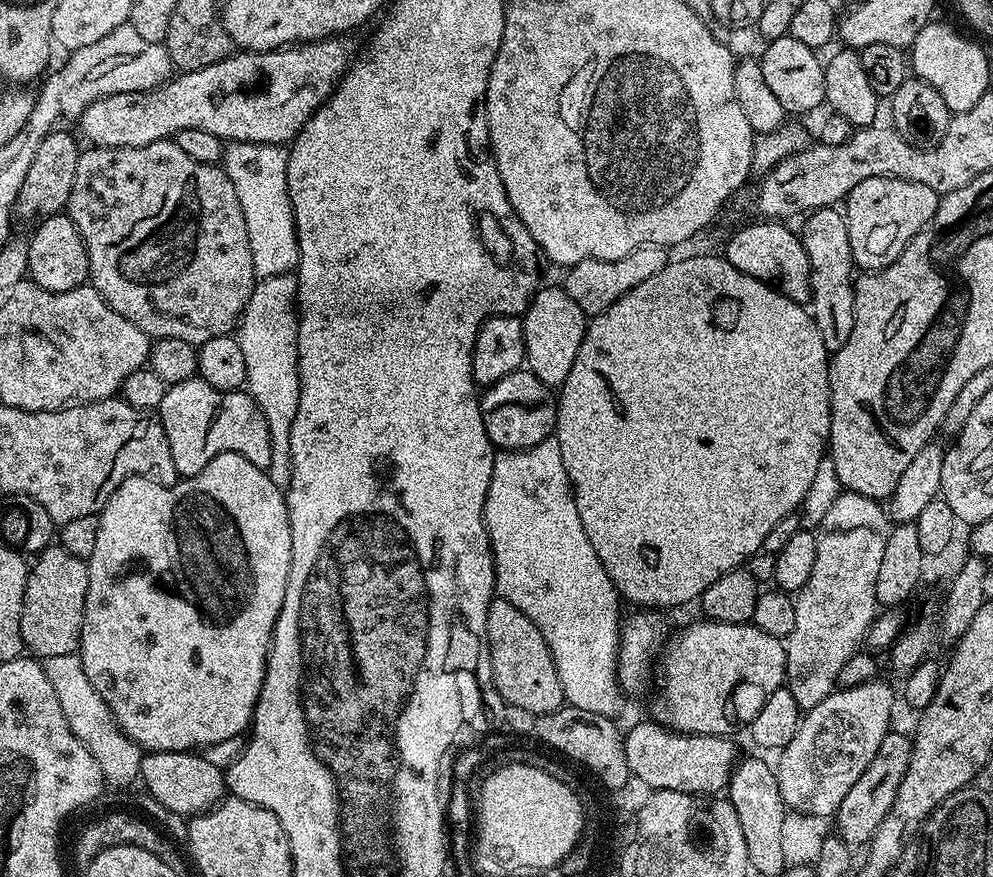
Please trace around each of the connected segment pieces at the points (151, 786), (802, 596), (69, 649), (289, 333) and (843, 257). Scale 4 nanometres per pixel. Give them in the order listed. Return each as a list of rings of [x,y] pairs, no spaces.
[[[195,751],[148,752],[141,762],[139,779],[166,811],[177,812],[183,818],[191,818],[215,808],[226,796],[225,769],[214,766],[203,754]]]
[[[847,490],[841,491],[840,497],[834,502],[834,506],[830,506],[830,510],[826,510],[826,518],[818,521],[818,531],[816,532],[816,545],[818,546],[818,554],[814,554],[814,570],[810,570],[810,578],[806,578],[806,586],[802,586],[799,592],[795,593],[794,599],[796,609],[794,610],[794,630],[788,636],[786,641],[786,686],[790,690],[790,694],[794,694],[794,702],[798,702],[798,706],[802,710],[807,710],[818,706],[818,702],[822,702],[831,692],[837,691],[838,670],[842,670],[842,666],[846,666],[846,662],[850,662],[852,653],[857,651],[856,644],[867,635],[868,628],[872,625],[872,621],[878,615],[878,605],[876,602],[876,579],[878,578],[878,566],[882,566],[882,550],[886,550],[886,542],[888,541],[888,533],[890,531],[890,520],[886,515],[885,509],[879,503],[870,498],[866,498],[857,492]]]
[[[59,546],[44,548],[33,560],[36,561],[31,561],[22,602],[20,643],[36,658],[75,653],[80,646],[84,621],[87,563],[82,558],[74,558],[70,550]]]
[[[295,275],[265,276],[250,294],[234,332],[238,346],[242,346],[242,355],[246,357],[246,391],[262,410],[266,426],[270,426],[272,461],[266,471],[270,482],[281,490],[288,489],[292,477],[290,430],[294,426],[294,414],[298,414],[300,397],[297,315]]]
[[[832,206],[816,209],[805,220],[808,221],[804,224],[802,239],[812,271],[810,311],[812,320],[818,326],[818,334],[822,334],[822,342],[827,346],[829,353],[834,353],[846,346],[846,338],[850,338],[850,330],[854,330],[854,265],[850,250],[850,234],[843,211]]]

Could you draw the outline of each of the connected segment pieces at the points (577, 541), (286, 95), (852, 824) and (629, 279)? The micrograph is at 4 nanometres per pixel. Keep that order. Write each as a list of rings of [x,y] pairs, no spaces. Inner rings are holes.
[[[554,438],[529,448],[501,451],[493,459],[488,497],[484,503],[484,525],[488,541],[492,543],[495,595],[510,602],[510,606],[518,606],[518,610],[522,610],[522,614],[526,614],[528,621],[539,630],[554,658],[565,701],[578,710],[590,710],[590,714],[619,717],[620,707],[626,699],[616,678],[622,597],[606,574],[598,554],[594,554],[586,530],[582,530],[582,518],[578,518],[572,483],[562,462],[562,450]]]
[[[347,39],[314,40],[310,44],[277,48],[274,52],[240,50],[213,65],[177,75],[169,79],[167,84],[152,88],[149,92],[123,92],[98,98],[86,106],[78,127],[84,131],[87,143],[97,148],[146,146],[150,142],[175,137],[176,133],[187,128],[206,130],[225,142],[241,140],[247,144],[284,146],[295,140],[305,122],[331,96],[333,87],[340,83],[354,56],[351,46],[344,40]]]
[[[890,730],[886,738],[882,738],[882,746],[878,754],[874,754],[874,762],[870,762],[870,766],[862,770],[862,778],[858,778],[854,786],[850,786],[846,798],[842,798],[840,808],[835,814],[835,831],[849,846],[867,845],[874,830],[878,830],[886,814],[890,814],[890,806],[894,806],[894,794],[898,794],[898,786],[902,786],[902,776],[910,766],[912,753],[911,739],[896,731]]]
[[[647,244],[638,246],[638,250],[626,254],[626,258],[578,262],[565,271],[568,273],[564,276],[562,287],[570,294],[570,298],[574,298],[574,302],[578,302],[578,306],[582,306],[585,317],[591,318],[599,312],[605,312],[614,301],[622,298],[622,294],[634,290],[634,286],[639,286],[641,282],[646,282],[646,278],[658,274],[658,270],[670,263],[668,252],[669,249],[663,244]]]

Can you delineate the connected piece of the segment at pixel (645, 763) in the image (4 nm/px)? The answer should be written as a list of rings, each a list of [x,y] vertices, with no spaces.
[[[655,722],[636,724],[624,736],[628,771],[657,792],[684,792],[686,796],[705,798],[727,789],[732,773],[736,771],[735,739],[722,736],[687,736],[673,732]]]

